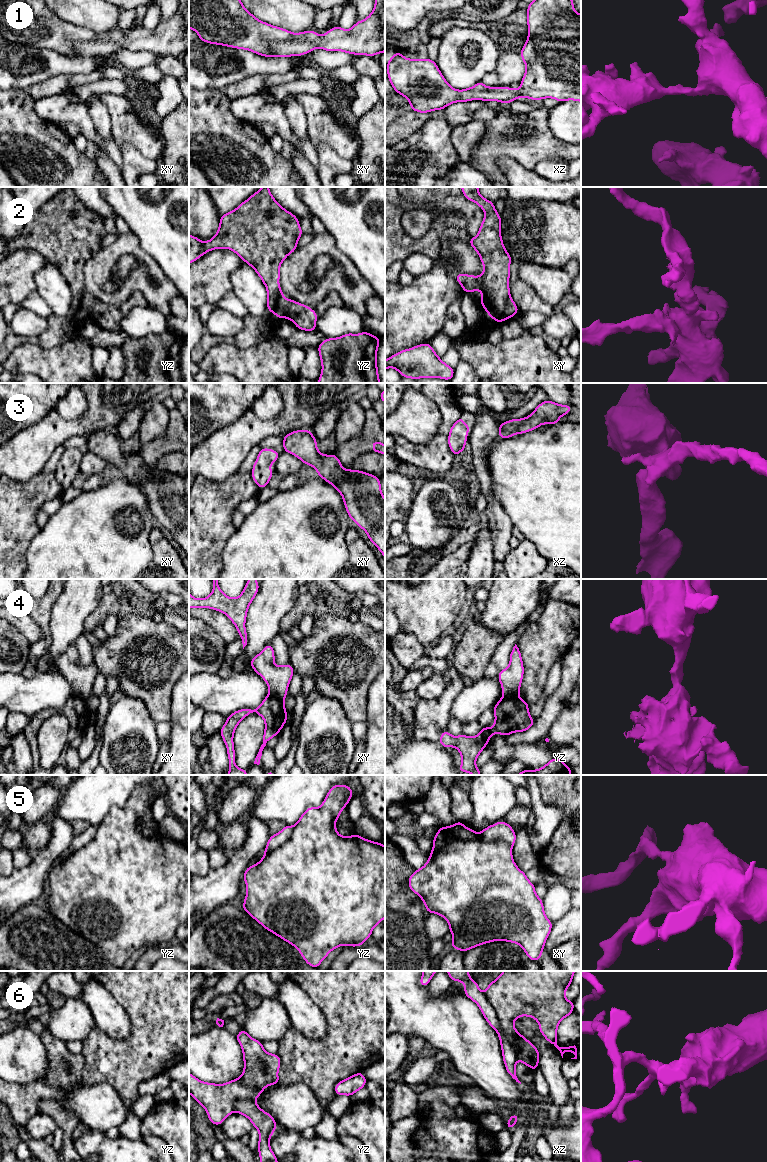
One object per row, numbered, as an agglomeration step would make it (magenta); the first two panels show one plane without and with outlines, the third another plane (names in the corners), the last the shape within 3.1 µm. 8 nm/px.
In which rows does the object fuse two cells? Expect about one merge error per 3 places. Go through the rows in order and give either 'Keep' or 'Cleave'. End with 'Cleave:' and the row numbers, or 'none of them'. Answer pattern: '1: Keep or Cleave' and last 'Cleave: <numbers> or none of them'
1: Keep
2: Keep
3: Keep
4: Cleave
5: Cleave
6: Cleave
Cleave: 4, 5, 6

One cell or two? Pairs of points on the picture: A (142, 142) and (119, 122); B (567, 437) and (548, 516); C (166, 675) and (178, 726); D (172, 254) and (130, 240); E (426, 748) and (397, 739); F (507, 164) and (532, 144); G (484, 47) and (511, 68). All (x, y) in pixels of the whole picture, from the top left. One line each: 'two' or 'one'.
A: one
B: one
C: two
D: two
E: one
F: two
G: two

